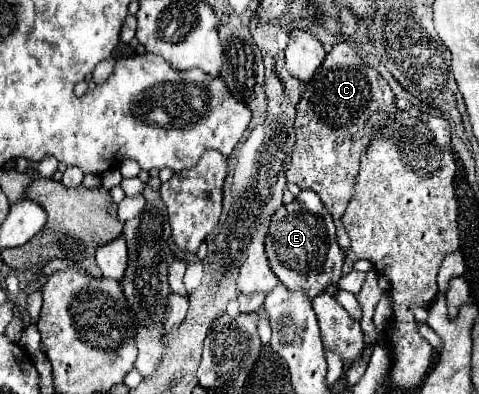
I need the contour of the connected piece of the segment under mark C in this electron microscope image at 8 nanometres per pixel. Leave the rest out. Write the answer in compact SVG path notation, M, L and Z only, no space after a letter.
M344 41L336 43L326 55L322 67L306 83L300 103L296 105L296 145L286 179L300 189L312 189L320 195L336 223L338 245L342 249L350 247L350 239L340 217L354 193L354 177L358 173L362 149L366 149L370 133L378 129L378 123L390 109L394 109L390 85Z

